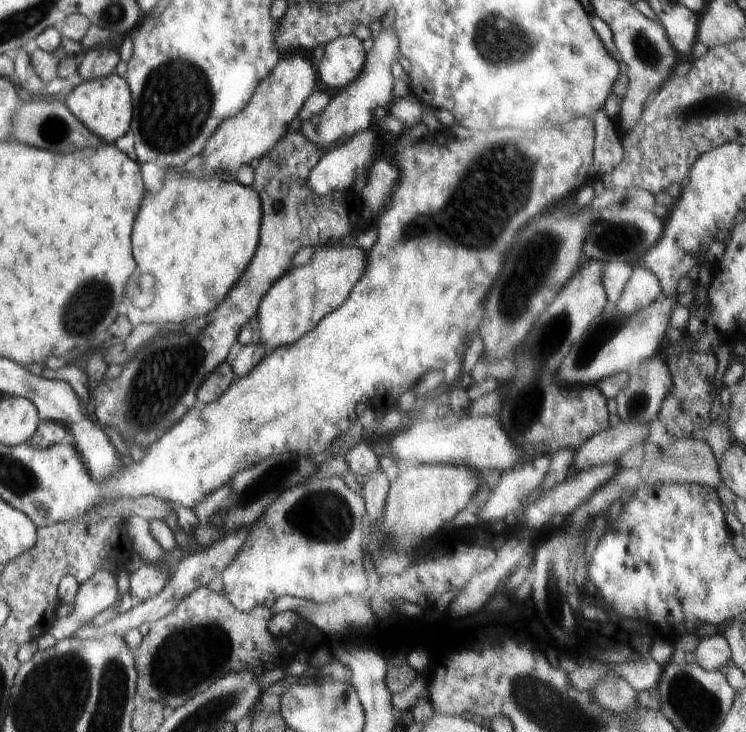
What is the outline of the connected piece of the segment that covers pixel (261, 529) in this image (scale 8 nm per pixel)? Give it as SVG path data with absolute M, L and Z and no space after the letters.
M314 476L278 496L264 515L250 527L244 545L223 571L222 592L229 599L231 606L243 612L264 605L269 596L278 599L283 595L289 595L306 601L328 602L348 592L367 593L367 576L363 571L364 552L361 544L361 516L365 514L365 502L363 492L353 492L342 477Z

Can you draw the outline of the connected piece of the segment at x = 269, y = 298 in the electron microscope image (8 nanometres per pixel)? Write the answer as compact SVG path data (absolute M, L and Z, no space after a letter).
M354 245L316 247L310 264L293 267L280 278L259 305L259 338L269 349L295 344L313 330L330 312L337 310L362 278L367 252Z

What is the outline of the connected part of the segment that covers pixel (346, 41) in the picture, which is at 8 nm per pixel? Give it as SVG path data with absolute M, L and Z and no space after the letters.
M339 35L325 47L324 58L318 62L318 78L325 89L344 89L352 85L360 77L365 64L365 51L360 40L353 35Z

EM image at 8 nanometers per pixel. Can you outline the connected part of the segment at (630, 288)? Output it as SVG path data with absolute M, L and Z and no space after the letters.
M636 264L630 279L625 283L620 299L615 303L615 308L622 315L632 315L647 308L662 296L657 276L644 266Z

